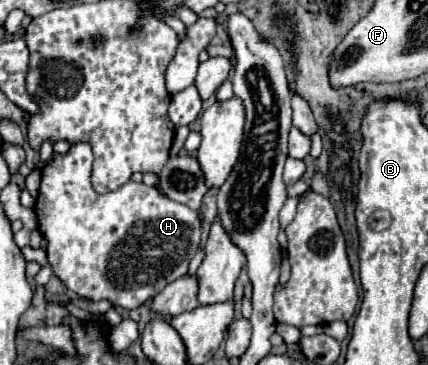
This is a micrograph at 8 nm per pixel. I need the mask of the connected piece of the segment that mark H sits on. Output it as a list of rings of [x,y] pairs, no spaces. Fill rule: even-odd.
[[[87,141],[73,143],[67,153],[53,153],[41,171],[41,189],[35,201],[35,215],[41,235],[47,239],[47,257],[55,275],[81,299],[111,301],[123,309],[135,309],[153,299],[175,279],[187,273],[191,257],[199,251],[199,213],[183,203],[171,201],[157,187],[127,181],[115,193],[99,195],[91,187],[93,151]]]

